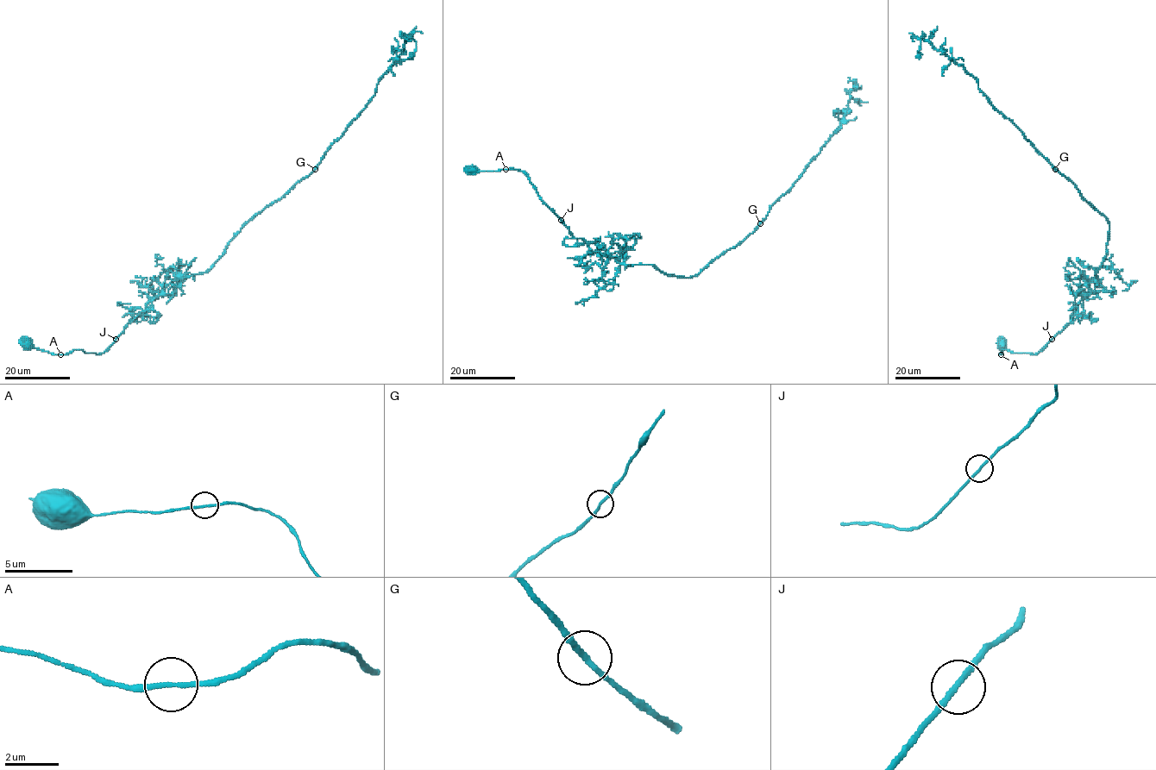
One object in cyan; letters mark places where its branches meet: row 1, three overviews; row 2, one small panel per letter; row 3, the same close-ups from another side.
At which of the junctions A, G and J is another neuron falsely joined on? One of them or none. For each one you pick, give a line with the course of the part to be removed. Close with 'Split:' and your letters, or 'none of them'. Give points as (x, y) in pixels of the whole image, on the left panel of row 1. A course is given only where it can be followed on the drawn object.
Split: none of them

